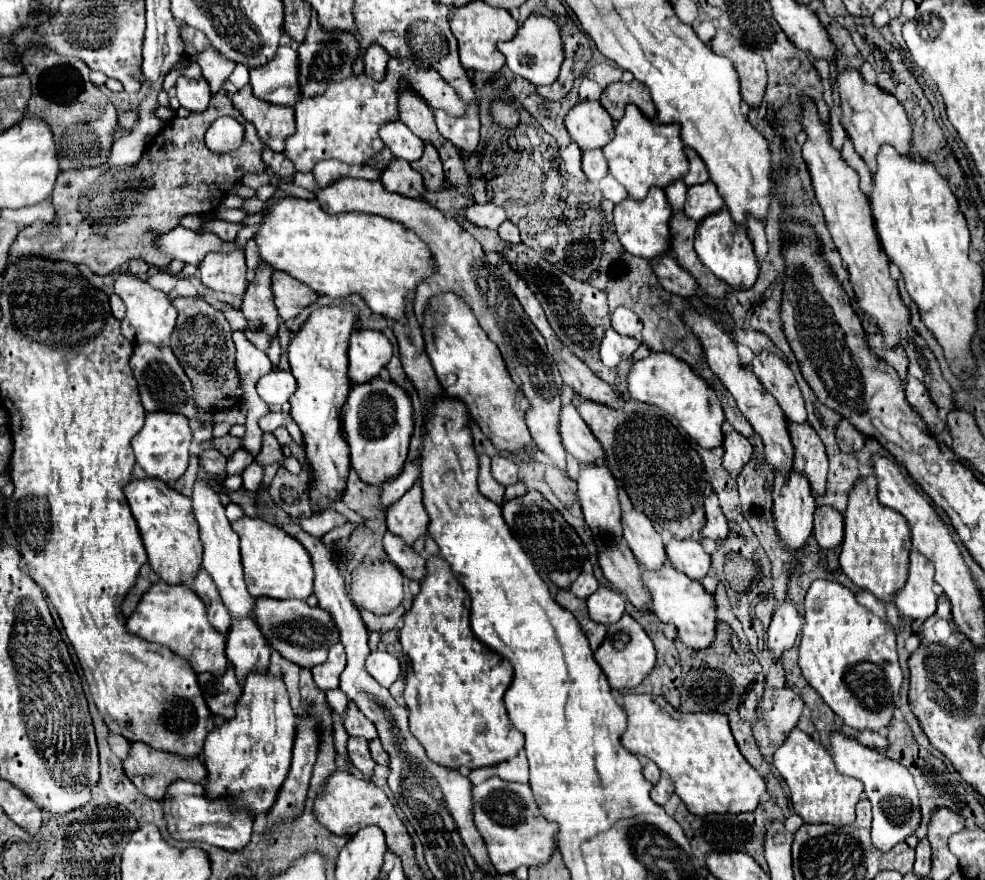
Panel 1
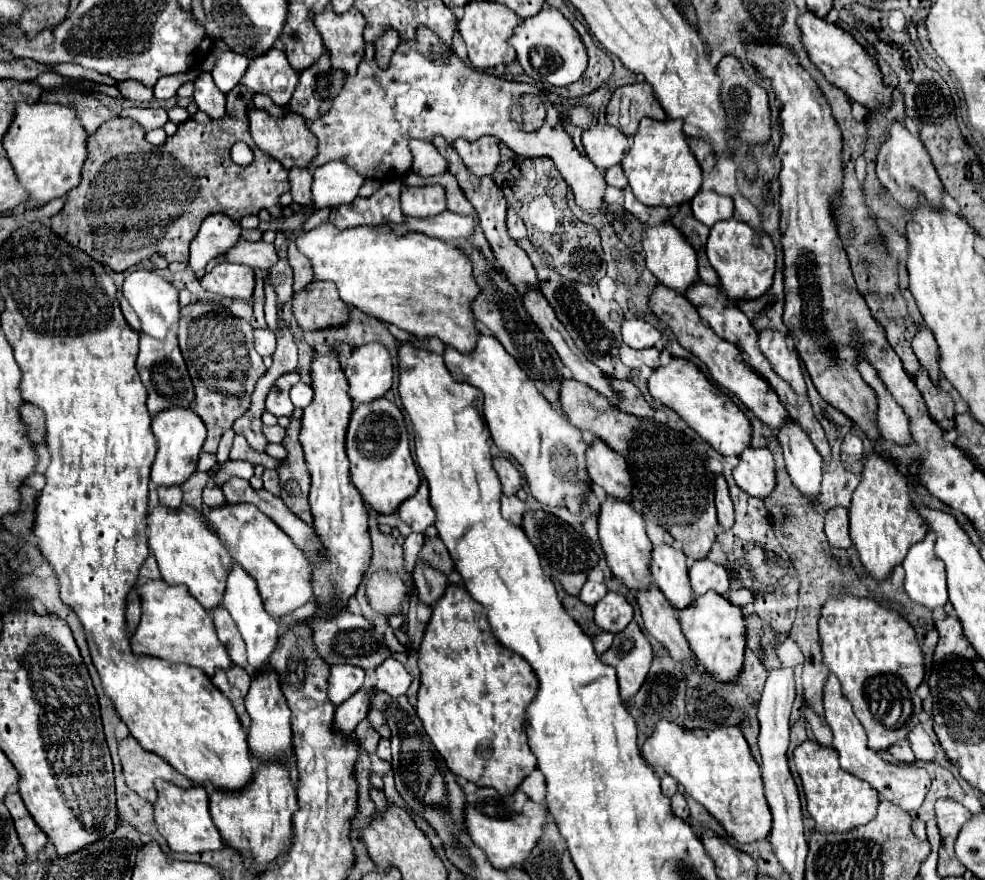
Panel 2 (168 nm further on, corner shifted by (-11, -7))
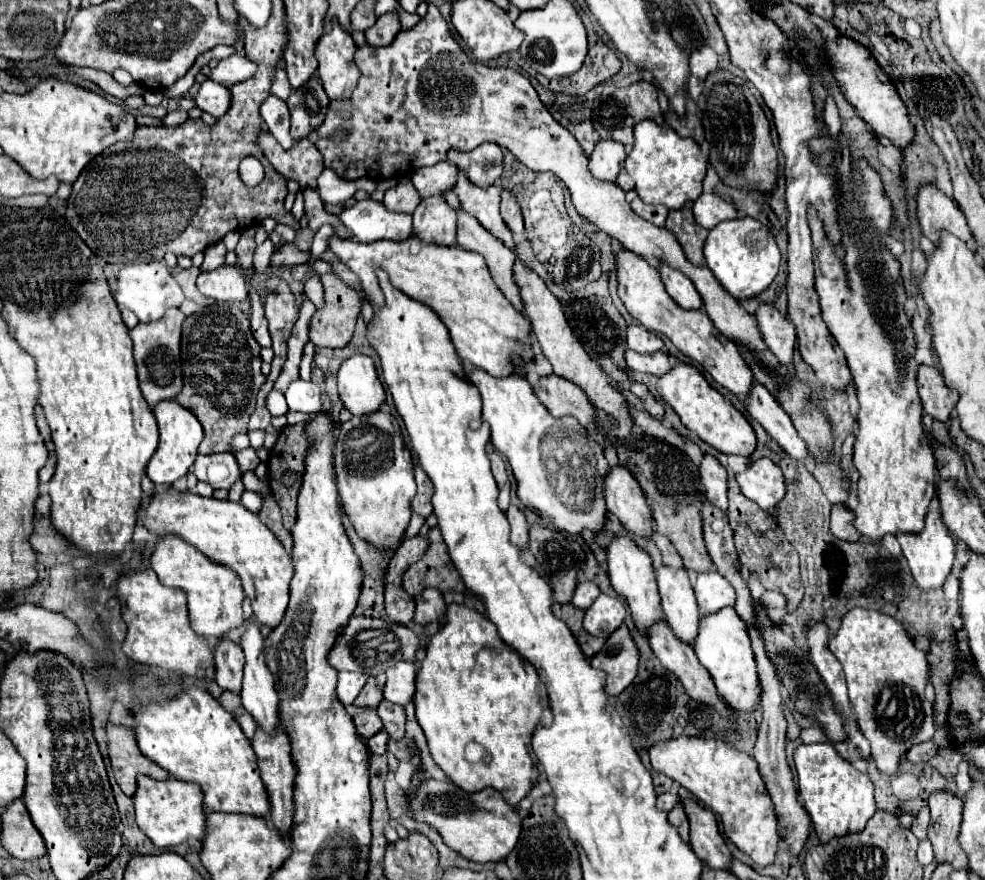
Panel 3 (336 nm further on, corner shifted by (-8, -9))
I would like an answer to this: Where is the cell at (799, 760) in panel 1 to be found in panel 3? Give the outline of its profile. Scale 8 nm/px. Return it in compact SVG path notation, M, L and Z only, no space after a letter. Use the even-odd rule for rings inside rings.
M831 743L799 745L795 749L795 765L799 775L799 795L807 813L811 815L821 843L829 843L833 837L843 837L845 833L865 829L867 821L877 811L873 783L865 773L857 771L847 759L843 759Z

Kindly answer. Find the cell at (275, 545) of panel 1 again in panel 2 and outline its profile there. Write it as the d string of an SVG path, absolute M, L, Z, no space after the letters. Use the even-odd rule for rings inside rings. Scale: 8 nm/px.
M226 505L222 509L212 509L208 517L204 517L208 527L212 527L218 537L228 545L228 551L234 561L238 561L258 583L260 597L264 601L264 609L282 617L302 607L314 597L312 591L312 563L308 555L298 549L292 539L264 513L260 513L254 505Z

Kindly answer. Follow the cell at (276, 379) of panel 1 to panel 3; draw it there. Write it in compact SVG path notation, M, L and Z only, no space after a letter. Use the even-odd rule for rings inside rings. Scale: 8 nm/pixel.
M297 379L289 385L287 393L287 405L293 411L303 411L303 413L319 413L323 409L321 405L321 391L319 385L313 381L303 381Z

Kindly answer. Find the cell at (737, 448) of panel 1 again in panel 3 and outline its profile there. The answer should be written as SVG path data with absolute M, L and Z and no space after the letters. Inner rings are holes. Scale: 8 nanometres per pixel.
M769 459L753 461L743 473L737 475L737 483L745 497L755 501L761 509L773 509L785 497L785 483L781 469Z

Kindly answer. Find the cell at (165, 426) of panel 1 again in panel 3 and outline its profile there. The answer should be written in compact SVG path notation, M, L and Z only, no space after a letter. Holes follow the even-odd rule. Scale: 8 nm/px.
M175 399L173 401L161 401L161 405L153 407L153 413L157 417L159 425L159 447L153 453L151 461L147 463L147 475L155 485L171 485L179 477L187 475L191 465L197 457L197 447L203 441L203 429L201 423L189 409L181 407Z

